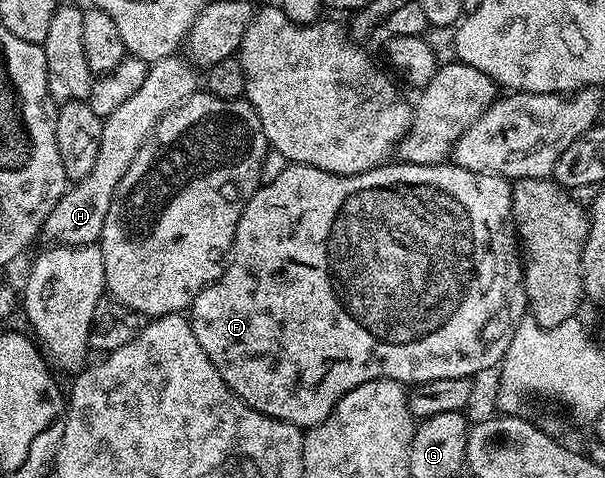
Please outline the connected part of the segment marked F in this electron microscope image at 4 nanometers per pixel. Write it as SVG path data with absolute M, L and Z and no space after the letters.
M398 161L396 163L397 166L393 165L376 166L374 170L368 170L362 174L332 174L331 172L323 172L319 168L290 164L277 179L258 186L256 192L251 196L247 208L243 208L243 216L239 216L233 249L228 255L227 265L222 269L221 275L210 286L204 286L199 292L199 296L195 296L192 306L187 311L187 317L191 328L195 332L195 340L199 340L200 346L203 347L203 352L207 352L207 360L211 360L211 364L215 364L215 369L219 371L219 376L223 376L227 388L231 388L231 392L235 392L235 396L242 398L251 408L255 408L272 418L278 418L284 422L308 428L310 426L318 426L333 411L334 404L343 396L347 396L347 392L351 392L351 388L359 388L359 384L367 384L371 380L390 378L402 384L416 384L418 382L426 382L427 380L473 378L478 376L477 374L483 373L484 370L491 369L492 366L493 369L500 367L507 348L513 339L513 329L527 314L525 275L521 273L521 255L513 225L510 179L491 176L483 172L471 172L467 168L459 168L452 164L420 166L419 164Z

